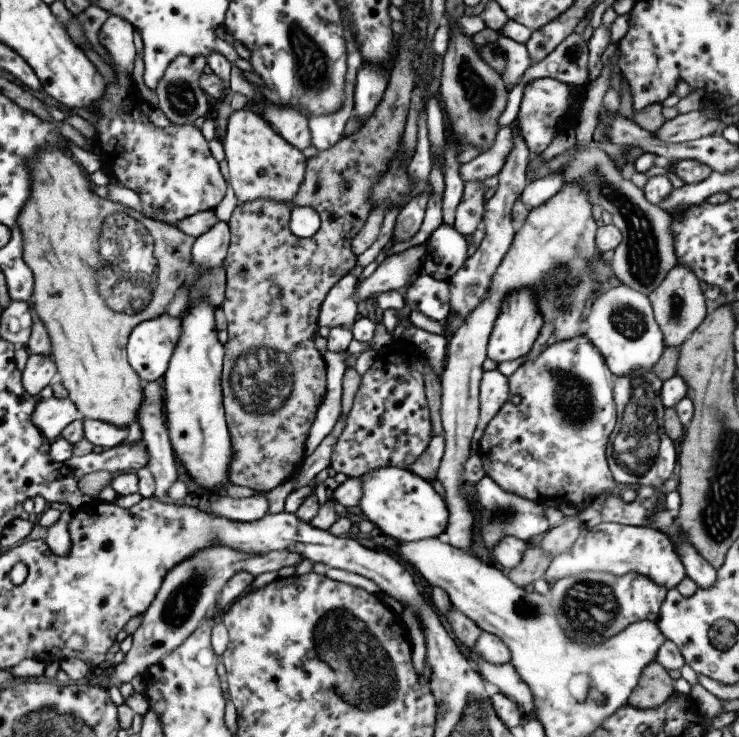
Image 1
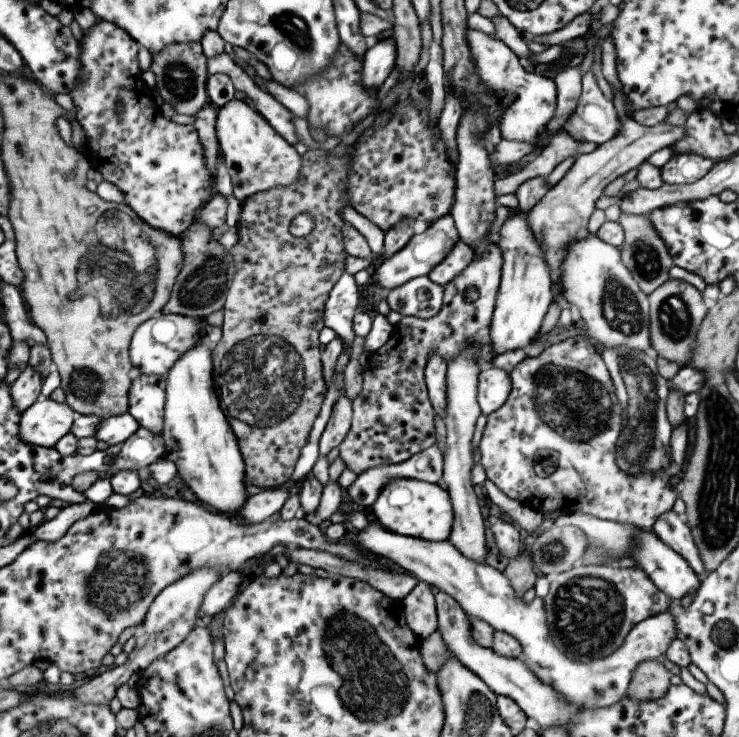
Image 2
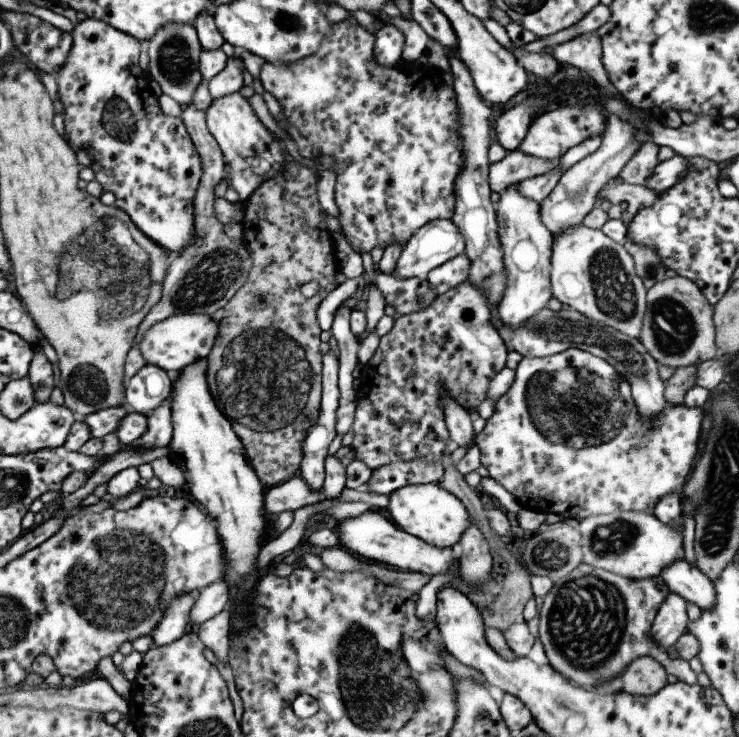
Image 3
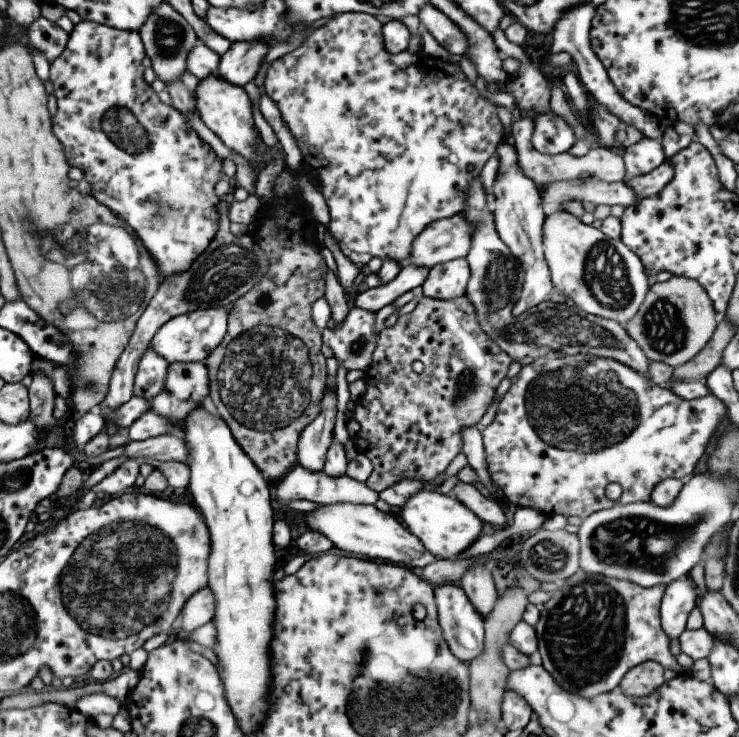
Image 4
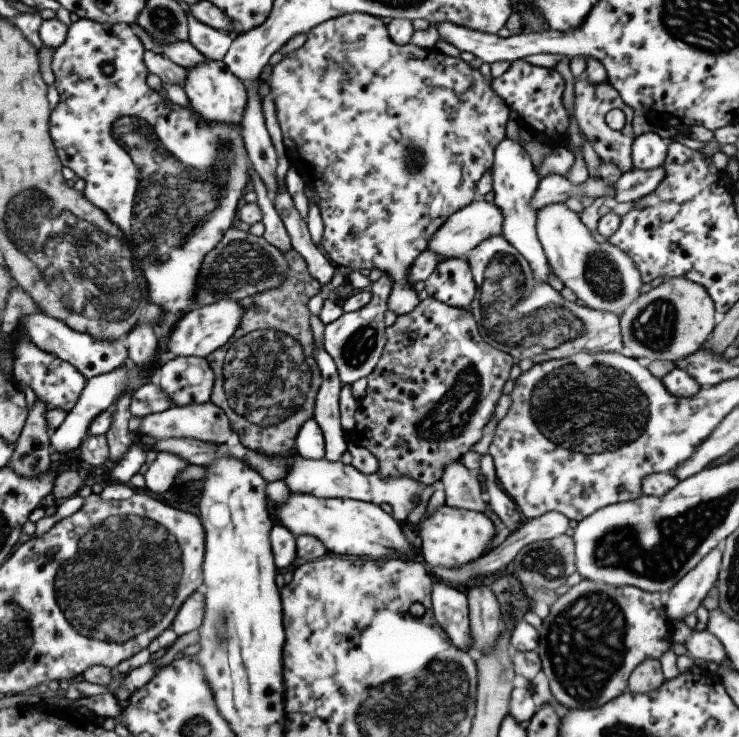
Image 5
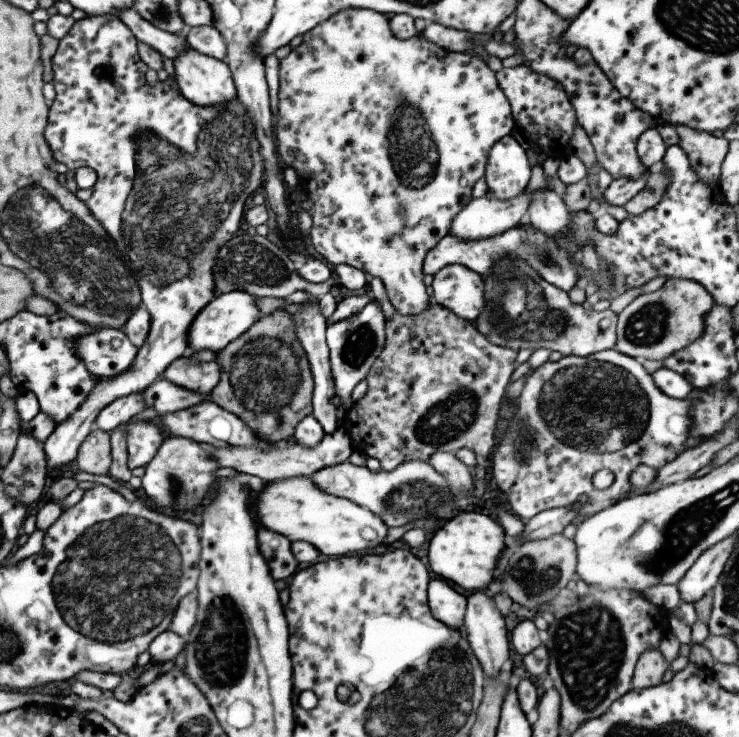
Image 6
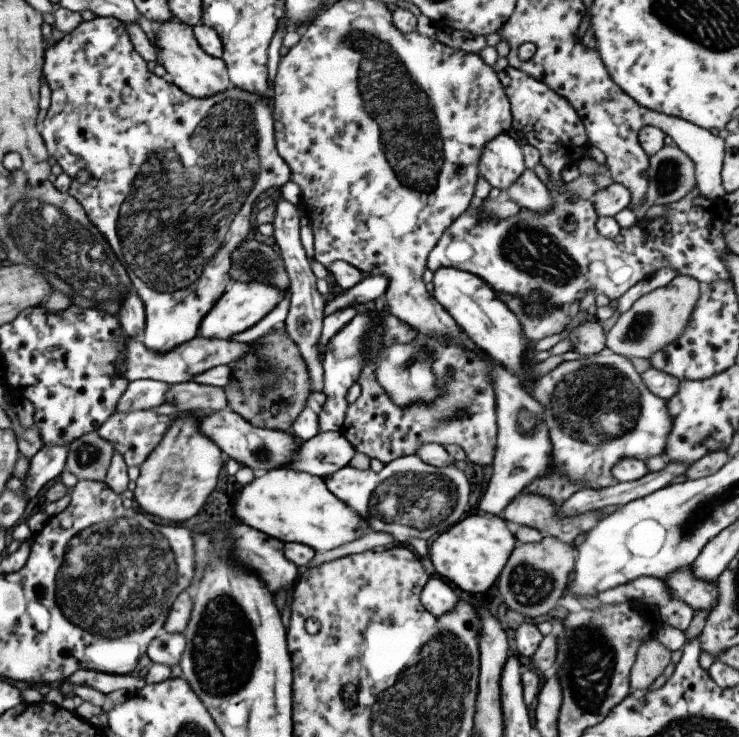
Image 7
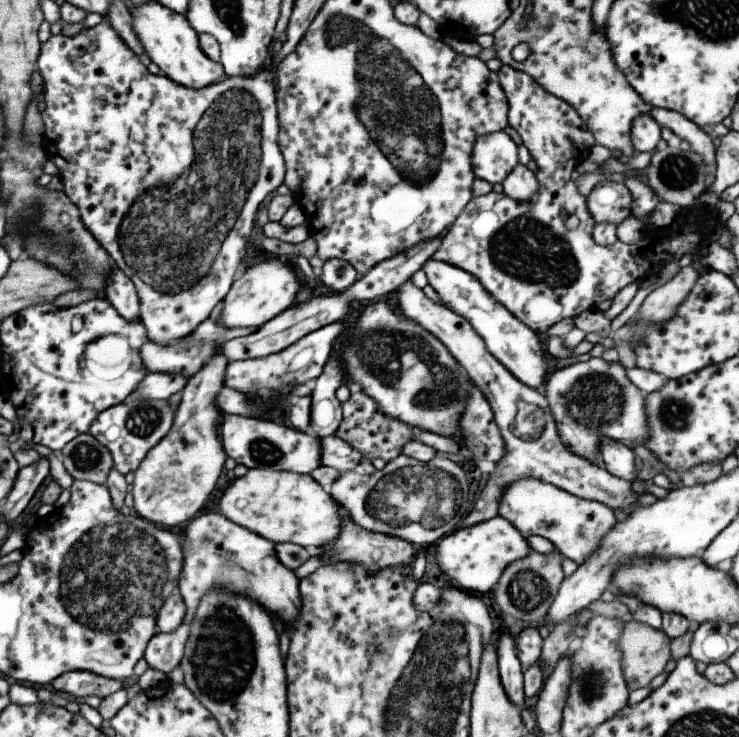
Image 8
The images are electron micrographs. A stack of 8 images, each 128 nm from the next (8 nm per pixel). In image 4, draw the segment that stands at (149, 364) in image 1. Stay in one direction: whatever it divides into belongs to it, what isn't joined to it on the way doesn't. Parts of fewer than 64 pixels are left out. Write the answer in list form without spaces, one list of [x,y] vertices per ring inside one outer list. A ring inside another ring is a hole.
[[[209,308],[192,311],[171,318],[155,332],[149,342],[155,354],[159,354],[167,364],[173,362],[204,362],[213,348],[221,342],[226,332],[227,312],[225,308]]]

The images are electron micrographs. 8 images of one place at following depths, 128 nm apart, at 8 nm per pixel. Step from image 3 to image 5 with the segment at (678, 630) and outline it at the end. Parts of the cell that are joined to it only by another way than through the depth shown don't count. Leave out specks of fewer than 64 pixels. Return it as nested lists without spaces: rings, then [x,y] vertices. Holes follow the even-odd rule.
[[[713,548],[685,576],[677,580],[677,584],[665,592],[664,610],[669,623],[683,621],[701,605],[705,594],[716,585],[721,556],[722,553]]]

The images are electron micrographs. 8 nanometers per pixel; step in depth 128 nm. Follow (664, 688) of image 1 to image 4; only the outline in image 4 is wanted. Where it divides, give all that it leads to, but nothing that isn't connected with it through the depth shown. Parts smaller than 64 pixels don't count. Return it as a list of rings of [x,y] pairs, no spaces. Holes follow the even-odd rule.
[[[643,662],[627,670],[618,686],[627,697],[650,696],[666,682],[663,672],[657,662]]]

